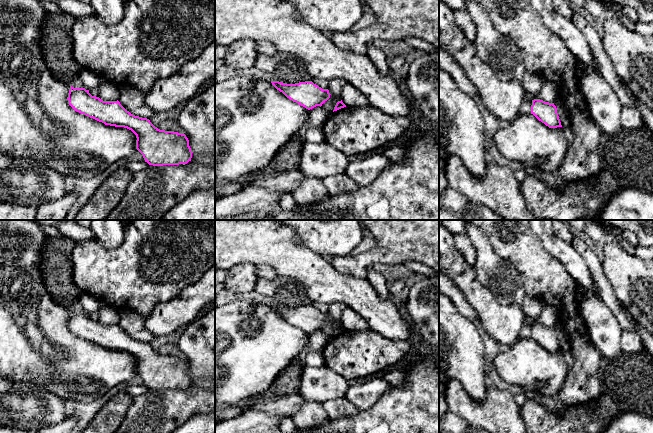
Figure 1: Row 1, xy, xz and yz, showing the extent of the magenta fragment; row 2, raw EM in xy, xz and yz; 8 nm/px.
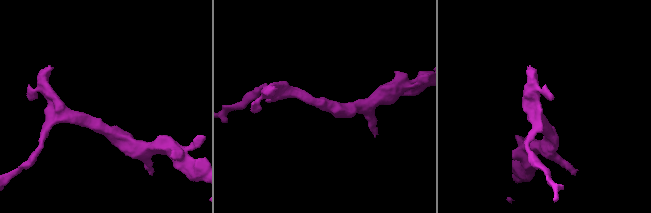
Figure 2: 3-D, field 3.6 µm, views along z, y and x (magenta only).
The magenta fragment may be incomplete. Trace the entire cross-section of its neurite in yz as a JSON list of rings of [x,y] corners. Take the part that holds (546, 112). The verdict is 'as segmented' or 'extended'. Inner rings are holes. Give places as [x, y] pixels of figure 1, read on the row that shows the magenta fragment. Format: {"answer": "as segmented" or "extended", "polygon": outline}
{"answer": "as segmented", "polygon": [[[540,99],[532,100],[531,114],[549,128],[562,127],[556,106],[554,103],[545,102]]]}

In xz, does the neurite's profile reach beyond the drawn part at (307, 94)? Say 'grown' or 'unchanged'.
unchanged

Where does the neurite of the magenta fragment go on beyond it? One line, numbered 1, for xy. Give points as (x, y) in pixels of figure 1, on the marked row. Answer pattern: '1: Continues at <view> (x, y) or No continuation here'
1: No continuation here

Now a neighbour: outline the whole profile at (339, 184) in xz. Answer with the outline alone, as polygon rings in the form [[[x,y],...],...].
[[[345,173],[329,176],[323,179],[323,183],[329,195],[340,195],[356,191],[357,185],[354,180]]]

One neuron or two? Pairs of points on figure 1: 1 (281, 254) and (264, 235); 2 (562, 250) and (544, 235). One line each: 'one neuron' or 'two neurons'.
1: one neuron
2: one neuron

